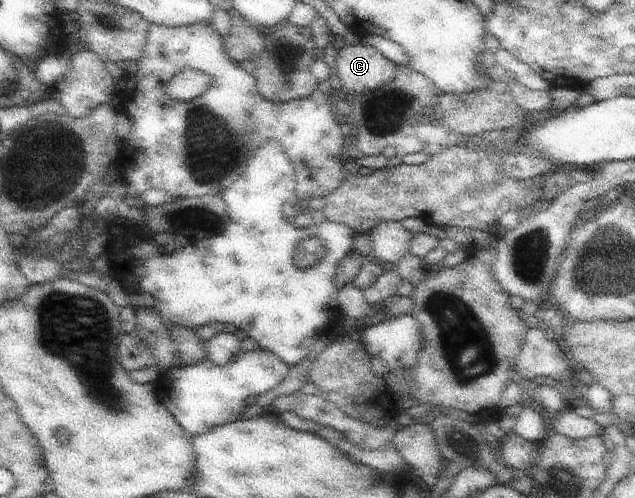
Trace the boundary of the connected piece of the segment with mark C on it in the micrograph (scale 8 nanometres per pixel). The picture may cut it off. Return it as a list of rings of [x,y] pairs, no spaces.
[[[347,43],[338,51],[336,63],[342,86],[350,93],[368,93],[396,79],[398,67],[386,59],[376,47]]]

